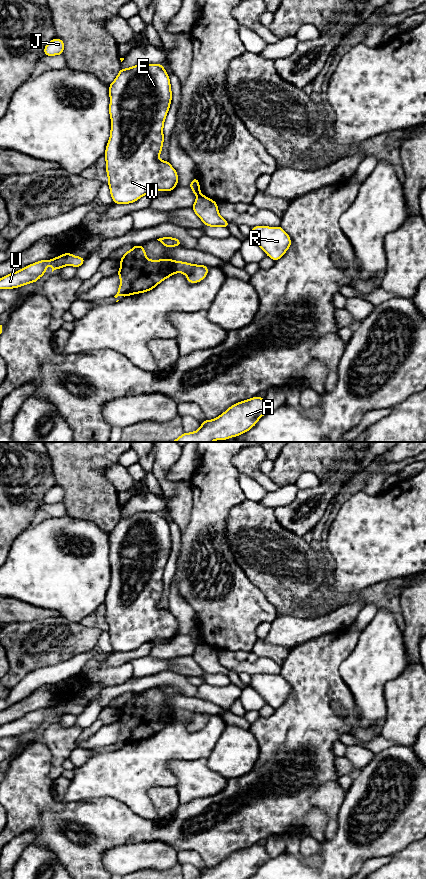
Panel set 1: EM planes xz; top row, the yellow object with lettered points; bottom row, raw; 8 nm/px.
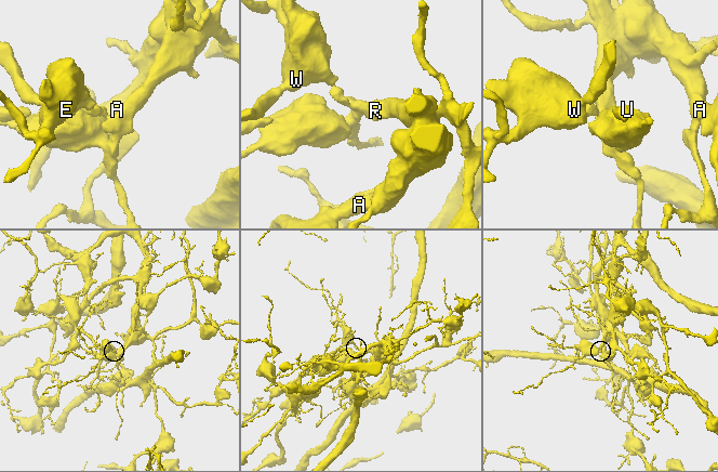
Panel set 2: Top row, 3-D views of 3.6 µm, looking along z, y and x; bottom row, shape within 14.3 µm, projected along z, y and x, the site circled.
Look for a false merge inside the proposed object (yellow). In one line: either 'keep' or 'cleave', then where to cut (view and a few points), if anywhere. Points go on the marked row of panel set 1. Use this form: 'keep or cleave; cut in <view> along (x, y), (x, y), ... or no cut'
cleave; cut in xz along (200, 194), (197, 196)

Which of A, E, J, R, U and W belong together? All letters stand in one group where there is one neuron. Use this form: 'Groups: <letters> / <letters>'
Groups: A R / E J U W

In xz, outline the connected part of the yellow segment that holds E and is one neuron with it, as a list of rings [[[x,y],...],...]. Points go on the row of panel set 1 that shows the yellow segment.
[[[144,63],[135,65],[127,69],[121,68],[115,80],[109,85],[109,96],[110,96],[109,113],[111,118],[111,131],[110,131],[110,139],[106,145],[106,151],[104,157],[106,159],[106,172],[108,175],[108,185],[110,188],[110,194],[114,201],[114,204],[133,203],[138,199],[140,199],[142,196],[152,194],[155,191],[173,191],[173,189],[177,187],[178,174],[176,170],[171,166],[169,161],[162,161],[159,159],[159,155],[162,151],[164,141],[164,135],[163,135],[164,121],[169,111],[172,99],[169,76],[163,67],[163,64]]]

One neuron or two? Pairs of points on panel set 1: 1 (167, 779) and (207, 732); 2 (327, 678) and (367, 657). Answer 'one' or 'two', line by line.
1: one
2: two

